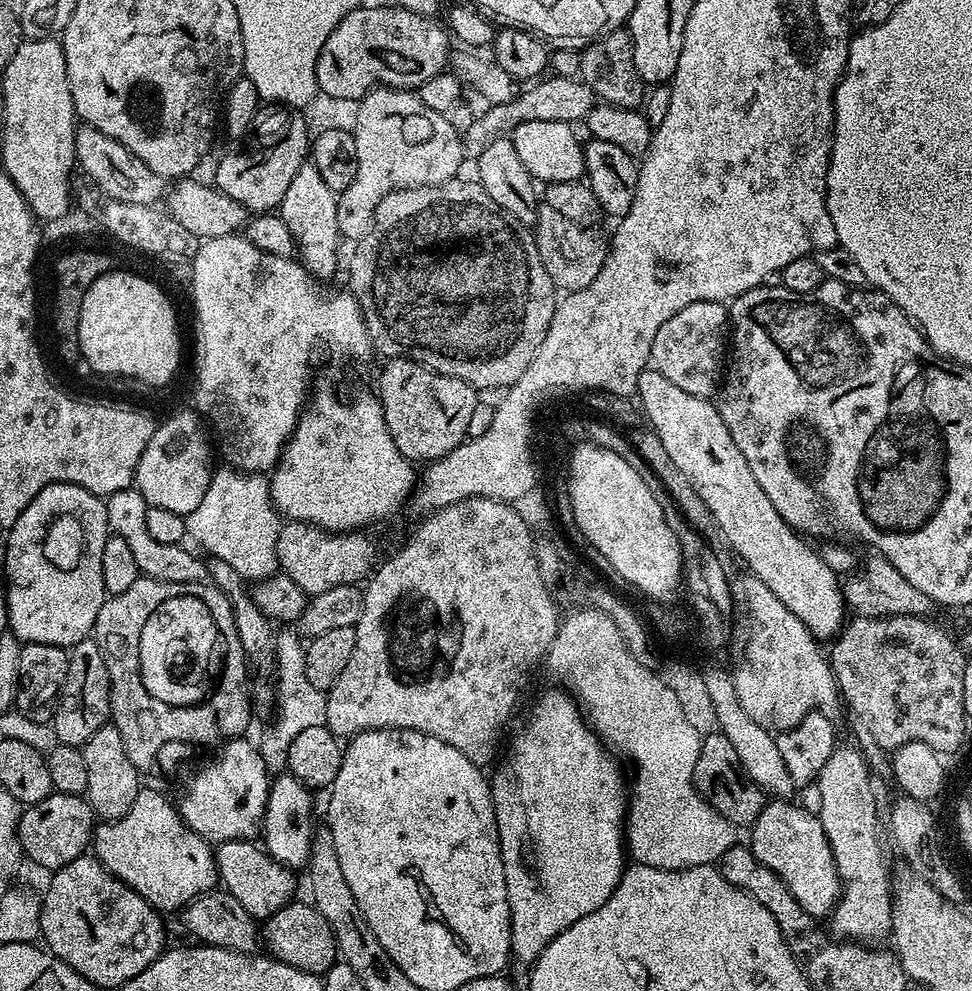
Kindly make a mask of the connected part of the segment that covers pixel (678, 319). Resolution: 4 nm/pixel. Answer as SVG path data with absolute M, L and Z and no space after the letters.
M694 302L686 306L686 310L678 310L678 314L654 334L651 367L670 378L674 386L686 390L686 394L715 397L726 360L726 329L729 324L729 309L718 302Z

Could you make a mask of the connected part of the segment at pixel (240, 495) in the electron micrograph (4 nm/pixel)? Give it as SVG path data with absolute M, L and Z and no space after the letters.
M220 466L213 471L210 486L202 494L202 502L194 506L184 516L184 525L188 531L187 539L197 544L197 549L205 548L211 558L222 558L229 566L234 566L237 577L248 579L248 582L267 580L278 572L278 534L282 527L282 517L272 504L270 480L267 475L258 472L238 472L231 466Z

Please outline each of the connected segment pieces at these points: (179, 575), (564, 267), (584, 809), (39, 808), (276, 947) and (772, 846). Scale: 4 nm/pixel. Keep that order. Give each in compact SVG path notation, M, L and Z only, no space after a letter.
M133 486L131 488L123 488L114 494L110 494L104 500L106 506L106 518L108 519L108 531L111 535L122 538L130 546L130 550L134 554L134 562L138 562L138 570L141 576L149 576L155 580L162 582L190 582L191 584L201 583L208 576L207 563L202 559L199 560L195 556L197 553L180 552L184 550L177 550L173 545L163 544L157 542L156 539L150 535L150 529L146 526L146 514L148 513L150 505L146 502L143 491L139 487Z
M541 203L536 209L536 223L534 225L534 239L538 258L542 258L542 266L546 266L546 274L550 274L550 282L561 293L577 292L594 278L598 278L598 270L608 257L609 241L604 240L596 233L596 230L582 228L580 225L570 222L558 210L554 210L549 204Z
M567 691L548 692L532 708L532 713L524 720L524 725L516 732L504 761L496 773L491 773L492 801L498 822L498 838L500 853L506 874L506 894L510 902L510 918L512 919L512 953L511 959L525 966L535 964L536 959L546 950L546 946L562 930L574 926L578 918L586 918L586 914L594 914L598 906L602 906L614 894L618 882L626 871L626 813L628 810L629 793L626 791L626 776L620 773L616 765L617 757L602 743L592 725L586 722L586 717L577 701Z
M53 792L42 802L27 805L21 811L20 823L16 825L20 850L40 868L55 870L65 868L74 858L85 855L94 840L94 813L84 796L71 796Z
M300 898L293 899L292 903L282 906L282 910L278 910L263 921L262 944L263 947L264 944L268 947L266 952L271 959L281 960L284 964L294 966L298 970L323 974L329 972L338 962L336 939L334 938L334 930L330 930L330 922L326 922L326 918L322 918L322 914L311 902L304 901L303 904Z
M769 799L762 814L758 814L750 826L750 847L754 858L758 858L762 866L774 870L774 874L786 882L806 914L827 917L840 901L838 866L834 866L832 847L822 830L819 815L815 811L807 812L794 803L791 799Z

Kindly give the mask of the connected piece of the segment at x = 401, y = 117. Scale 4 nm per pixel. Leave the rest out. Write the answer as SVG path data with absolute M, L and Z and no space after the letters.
M371 88L355 105L356 125L350 131L357 151L357 173L353 181L338 193L338 230L345 241L360 242L369 235L370 222L375 221L376 207L386 194L397 188L429 188L435 184L447 184L457 175L456 172L466 163L464 141L451 125L443 112L430 110L423 105L415 91L403 88Z

